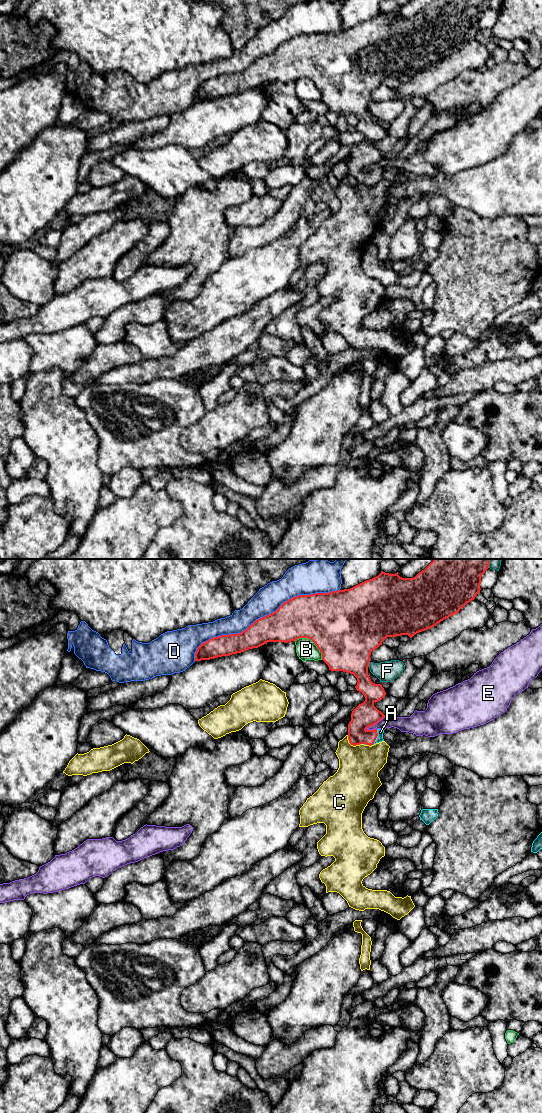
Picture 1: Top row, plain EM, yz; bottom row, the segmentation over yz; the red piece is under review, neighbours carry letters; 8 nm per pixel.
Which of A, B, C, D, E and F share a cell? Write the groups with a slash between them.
A / B / C / D / E / F

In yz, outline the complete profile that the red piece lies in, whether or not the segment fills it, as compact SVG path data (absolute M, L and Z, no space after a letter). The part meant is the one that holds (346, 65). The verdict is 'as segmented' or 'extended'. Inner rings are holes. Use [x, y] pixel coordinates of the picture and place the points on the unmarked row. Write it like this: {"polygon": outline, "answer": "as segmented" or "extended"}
{"polygon": "M433 0L413 18L402 18L398 12L389 14L381 11L378 16L350 29L298 35L284 42L275 52L256 60L241 73L213 77L202 83L195 93L195 101L230 96L248 89L258 88L267 82L288 83L295 82L299 78L308 78L315 83L322 93L322 100L328 105L329 110L343 111L353 114L357 118L358 122L355 128L364 135L365 141L351 153L351 161L348 164L348 180L353 186L360 184L372 186L384 181L384 170L369 170L368 168L386 156L374 146L375 142L382 140L386 132L381 124L373 123L368 115L371 92L382 85L387 77L408 75L412 78L415 74L430 69L444 59L457 54L480 32L481 17L489 8L489 4L490 0Z", "answer": "extended"}

